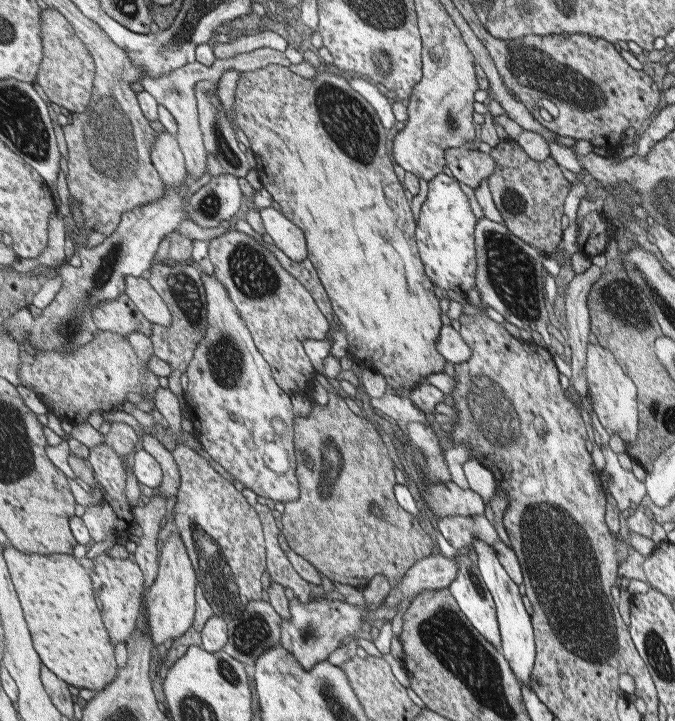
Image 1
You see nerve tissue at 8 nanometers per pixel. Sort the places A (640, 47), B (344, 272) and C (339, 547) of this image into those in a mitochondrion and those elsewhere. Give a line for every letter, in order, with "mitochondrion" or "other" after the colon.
A: other
B: other
C: other

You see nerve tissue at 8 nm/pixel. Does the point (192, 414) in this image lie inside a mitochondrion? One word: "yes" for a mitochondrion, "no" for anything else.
no

